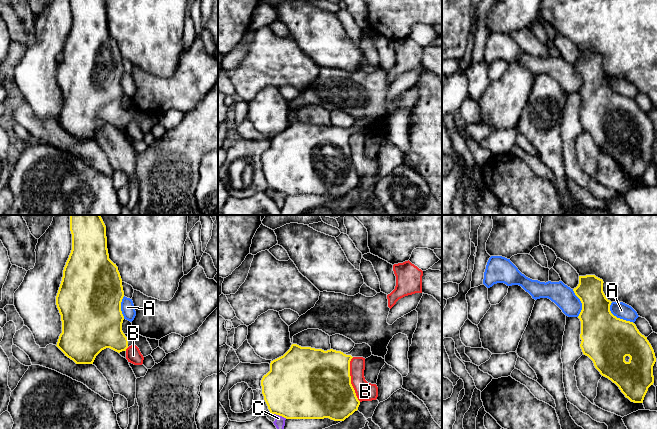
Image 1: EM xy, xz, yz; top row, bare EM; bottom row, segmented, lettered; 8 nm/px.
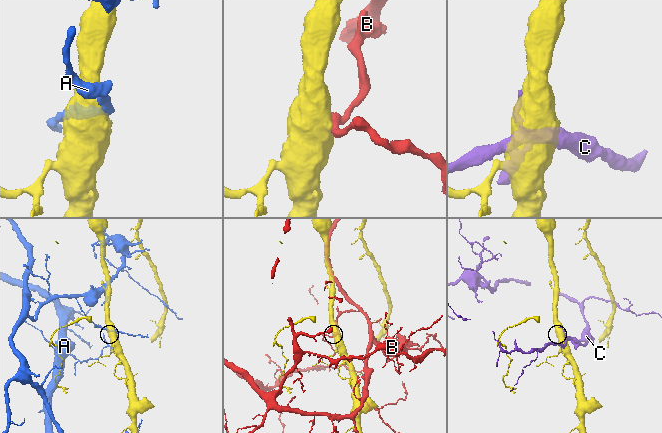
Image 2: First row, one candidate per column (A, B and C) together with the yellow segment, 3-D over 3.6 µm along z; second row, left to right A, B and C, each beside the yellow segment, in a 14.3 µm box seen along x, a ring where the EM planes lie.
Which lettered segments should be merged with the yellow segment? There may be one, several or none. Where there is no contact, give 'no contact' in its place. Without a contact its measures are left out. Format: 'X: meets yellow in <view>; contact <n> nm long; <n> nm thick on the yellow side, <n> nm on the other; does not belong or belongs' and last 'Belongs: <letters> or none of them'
A: meets yellow in yz; contact 260 nm long; 400 nm thick on the yellow side, 130 nm on the other; does not belong
B: meets yellow in xz; contact 360 nm long; 500 nm thick on the yellow side, 150 nm on the other; does not belong
C: meets yellow in xz; contact 120 nm long; 500 nm thick on the yellow side, 90 nm on the other; does not belong
Belongs: none of them

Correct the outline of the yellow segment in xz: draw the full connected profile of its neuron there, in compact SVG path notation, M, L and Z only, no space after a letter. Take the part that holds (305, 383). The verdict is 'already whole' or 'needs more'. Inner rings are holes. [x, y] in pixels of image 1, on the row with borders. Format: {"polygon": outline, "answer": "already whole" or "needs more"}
{"polygon": "M366 343L355 344L348 353L292 344L283 356L271 361L270 371L261 380L262 394L270 414L286 419L329 418L344 421L360 405L351 384L350 361L353 357L366 359L371 355L371 347Z", "answer": "needs more"}

